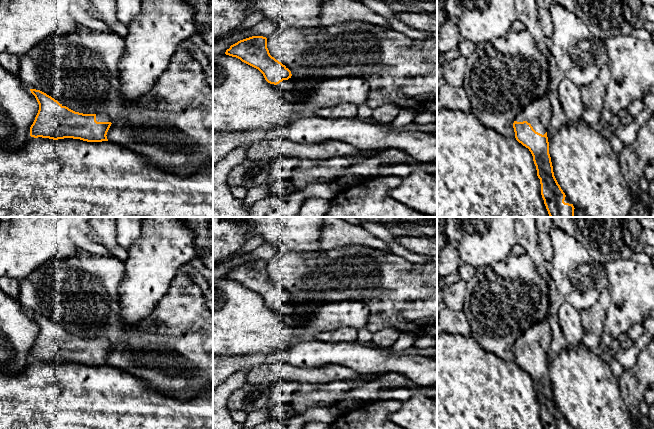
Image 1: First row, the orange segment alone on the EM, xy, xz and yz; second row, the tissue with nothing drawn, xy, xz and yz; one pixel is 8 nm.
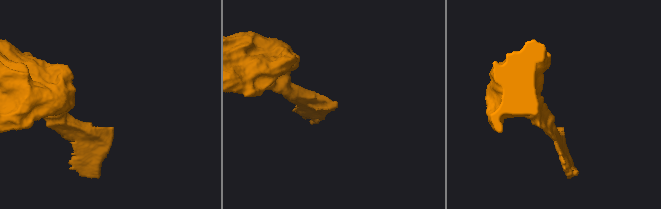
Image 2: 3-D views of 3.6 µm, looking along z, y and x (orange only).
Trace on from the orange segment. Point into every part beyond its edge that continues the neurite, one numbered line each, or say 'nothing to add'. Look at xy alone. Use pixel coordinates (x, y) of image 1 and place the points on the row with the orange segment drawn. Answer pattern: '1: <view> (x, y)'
1: xy (99, 117)

